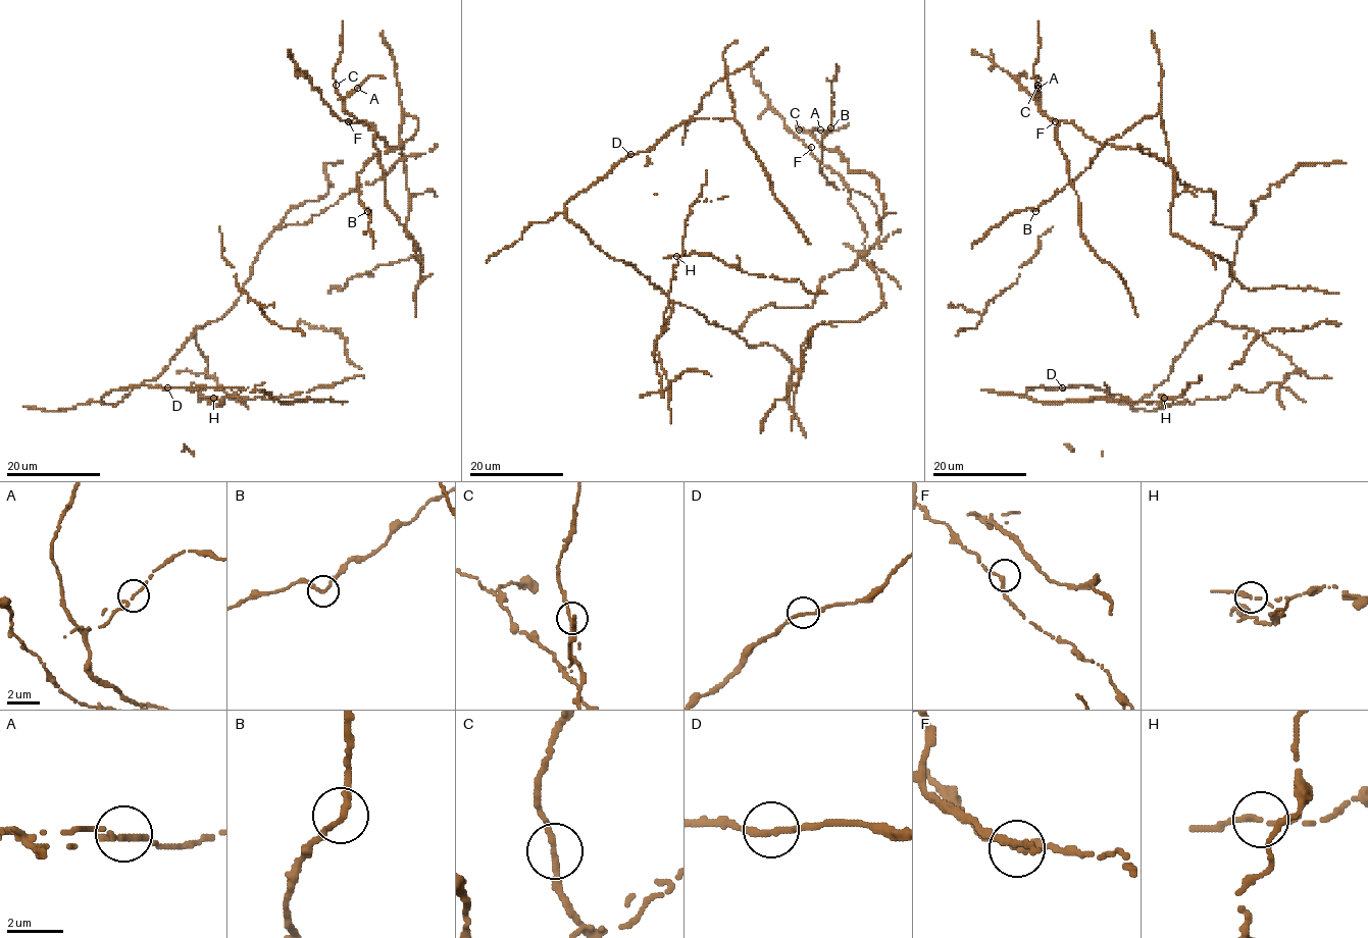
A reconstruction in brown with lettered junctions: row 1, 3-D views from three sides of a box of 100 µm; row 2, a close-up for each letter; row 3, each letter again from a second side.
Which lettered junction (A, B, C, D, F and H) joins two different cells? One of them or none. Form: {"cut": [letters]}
{"cut": ["H"]}

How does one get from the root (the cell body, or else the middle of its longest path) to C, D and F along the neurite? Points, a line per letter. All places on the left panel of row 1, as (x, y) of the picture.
C: (261, 248), (275, 228), (306, 223), (401, 159), (403, 147), (348, 121), (336, 85)
D: (261, 248), (251, 278), (222, 318), (198, 327), (155, 378), (116, 405), (102, 404), (111, 391), (167, 387)
F: (261, 248), (275, 228), (306, 223), (401, 159), (403, 147), (388, 147), (373, 129), (348, 121)

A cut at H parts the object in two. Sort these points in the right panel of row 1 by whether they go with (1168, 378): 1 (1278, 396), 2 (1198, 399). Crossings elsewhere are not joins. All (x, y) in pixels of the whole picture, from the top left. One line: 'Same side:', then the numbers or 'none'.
Same side: 1

